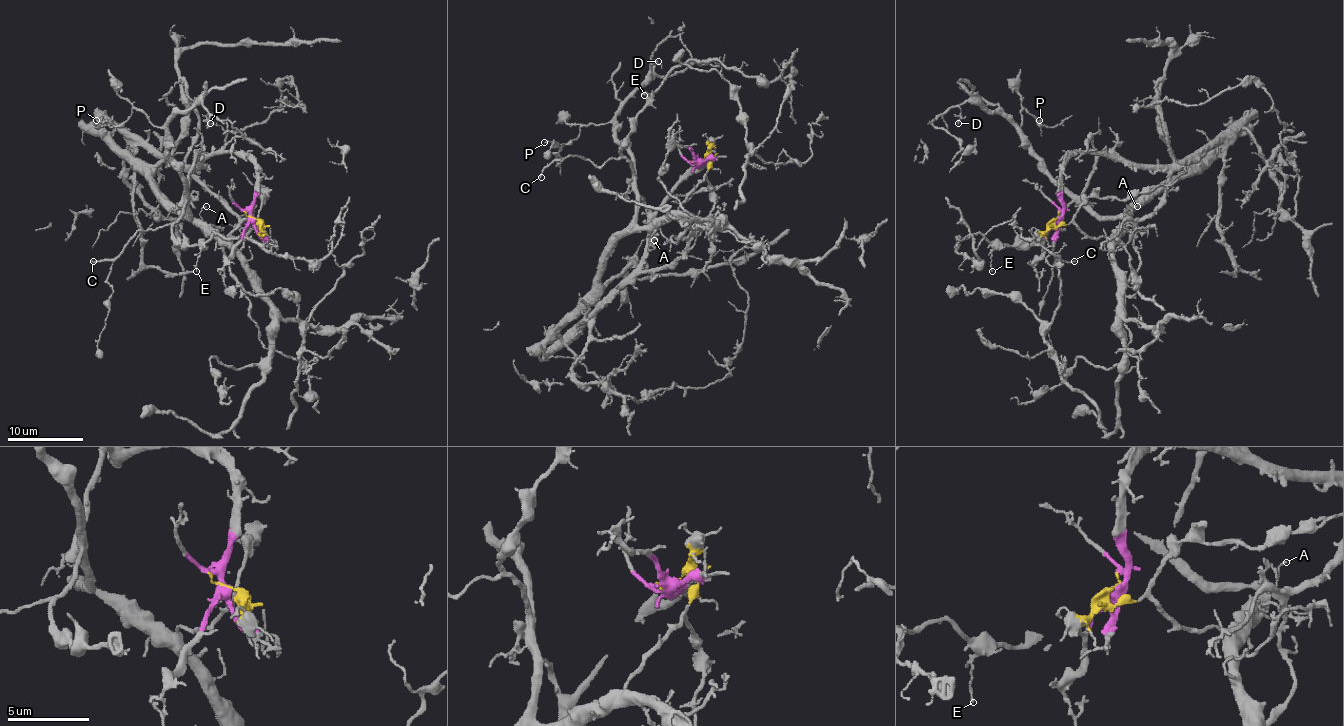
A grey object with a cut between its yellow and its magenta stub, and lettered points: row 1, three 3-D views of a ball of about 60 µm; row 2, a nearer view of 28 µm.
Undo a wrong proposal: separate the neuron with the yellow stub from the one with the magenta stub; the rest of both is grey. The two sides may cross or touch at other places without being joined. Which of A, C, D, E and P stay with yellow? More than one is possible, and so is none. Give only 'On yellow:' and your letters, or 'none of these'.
On yellow: A, C, D, E, P

